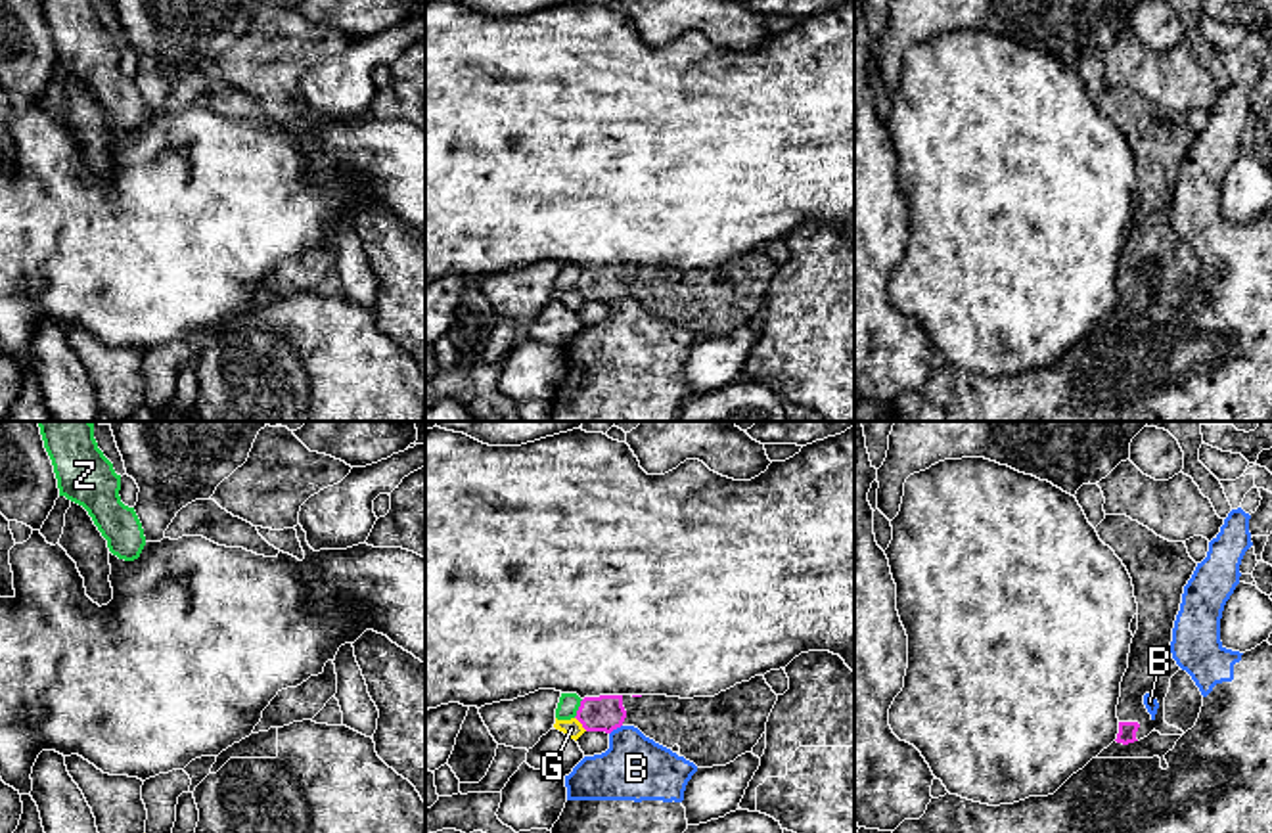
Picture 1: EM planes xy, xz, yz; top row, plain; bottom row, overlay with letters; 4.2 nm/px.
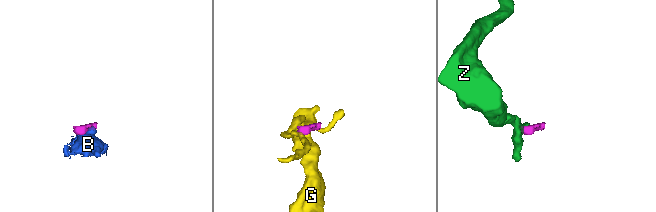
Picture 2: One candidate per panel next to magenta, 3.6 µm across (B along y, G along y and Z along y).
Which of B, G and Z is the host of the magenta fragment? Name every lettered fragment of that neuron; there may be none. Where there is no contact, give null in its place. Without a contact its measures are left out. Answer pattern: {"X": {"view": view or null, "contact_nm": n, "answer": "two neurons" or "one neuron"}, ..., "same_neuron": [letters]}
{"B": {"view": "xz", "contact_nm": 70, "answer": "two neurons"}, "G": {"view": "xz", "contact_nm": 80, "answer": "two neurons"}, "Z": {"view": "xz", "contact_nm": 90, "answer": "two neurons"}, "same_neuron": []}

